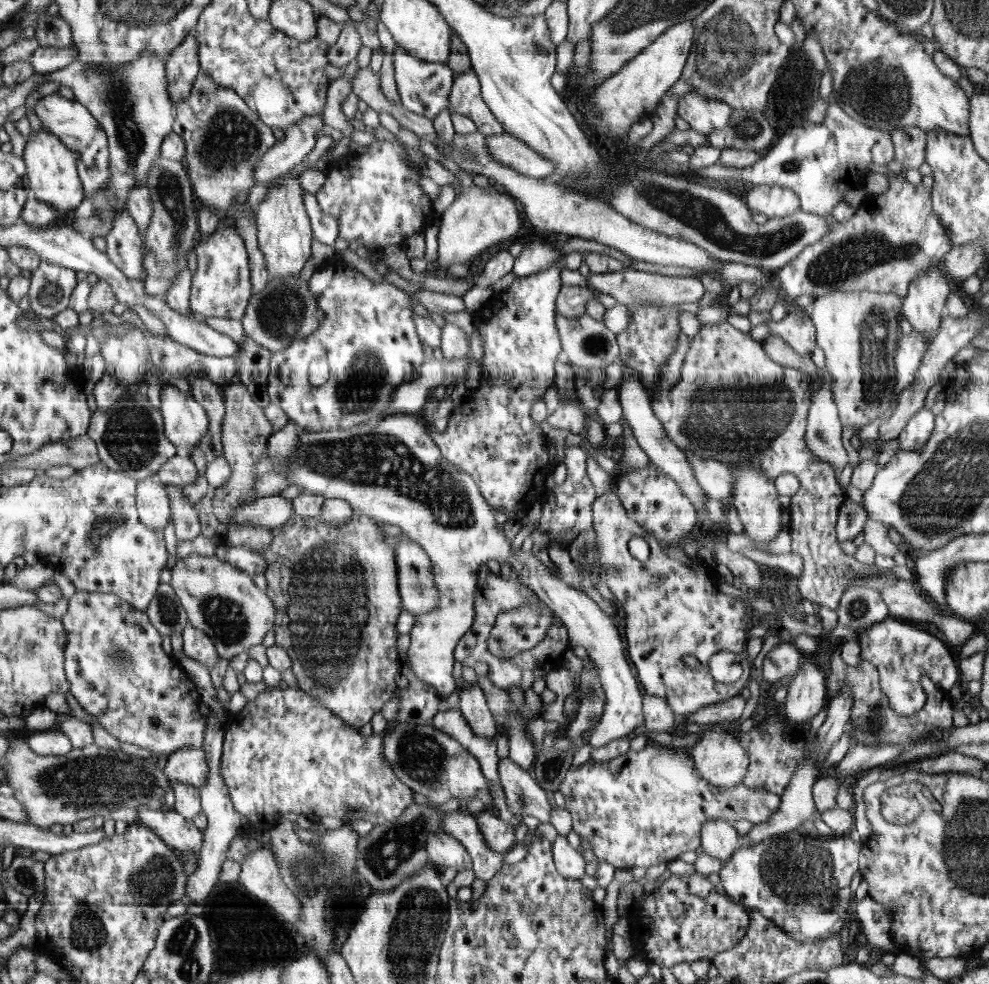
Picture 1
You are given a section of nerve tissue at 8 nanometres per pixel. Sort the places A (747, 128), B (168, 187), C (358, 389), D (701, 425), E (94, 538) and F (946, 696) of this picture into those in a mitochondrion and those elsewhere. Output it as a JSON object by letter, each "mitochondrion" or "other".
{"A":"mitochondrion","B":"mitochondrion","C":"mitochondrion","D":"mitochondrion","E":"mitochondrion","F":"other"}

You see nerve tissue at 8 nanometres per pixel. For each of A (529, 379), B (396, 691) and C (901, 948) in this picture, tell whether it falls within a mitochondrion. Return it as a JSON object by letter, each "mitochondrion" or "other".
{"A":"mitochondrion","B":"other","C":"other"}

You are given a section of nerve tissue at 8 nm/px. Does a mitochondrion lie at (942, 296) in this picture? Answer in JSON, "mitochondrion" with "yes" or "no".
{"mitochondrion":"no"}

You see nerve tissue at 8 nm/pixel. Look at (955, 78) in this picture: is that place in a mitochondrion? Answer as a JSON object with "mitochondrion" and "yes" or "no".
{"mitochondrion":"no"}

